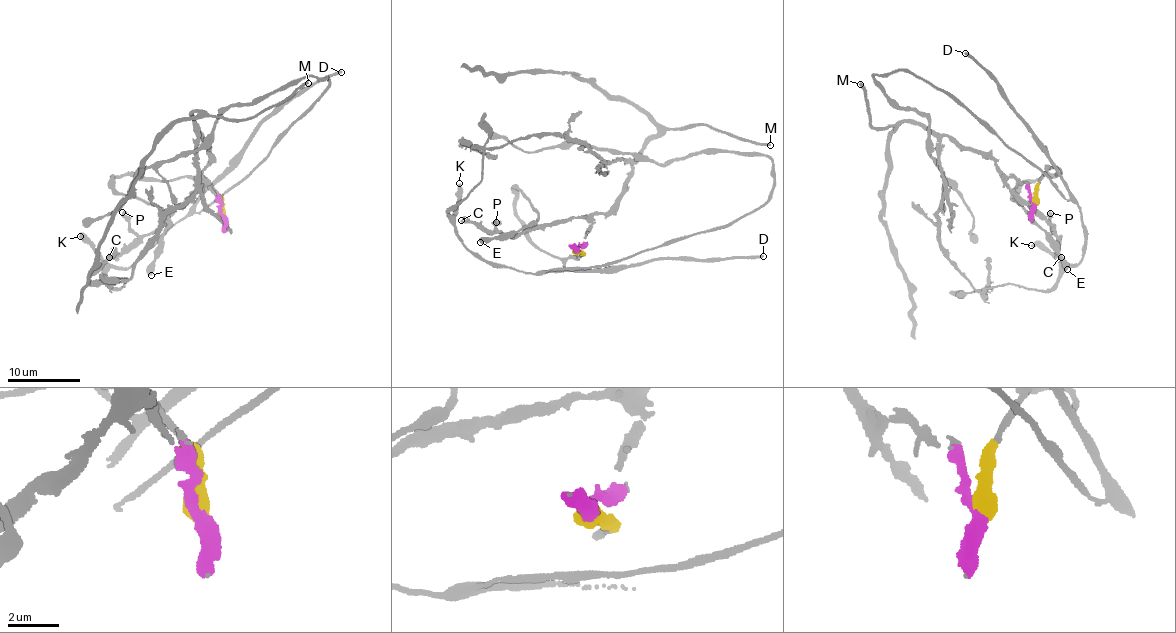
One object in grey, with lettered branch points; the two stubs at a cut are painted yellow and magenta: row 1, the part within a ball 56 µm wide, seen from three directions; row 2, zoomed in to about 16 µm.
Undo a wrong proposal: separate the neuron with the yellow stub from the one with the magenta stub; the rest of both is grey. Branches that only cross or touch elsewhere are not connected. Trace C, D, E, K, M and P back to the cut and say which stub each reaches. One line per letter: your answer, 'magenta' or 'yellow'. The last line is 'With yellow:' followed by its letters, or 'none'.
C: magenta
D: yellow
E: yellow
K: yellow
M: magenta
P: magenta
With yellow: D, E, K

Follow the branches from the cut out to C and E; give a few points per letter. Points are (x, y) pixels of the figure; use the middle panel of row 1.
C: (576, 249), (587, 241), (589, 222), (584, 218), (527, 227), (515, 236), (489, 233), (474, 221), (460, 220)
E: (576, 249), (583, 251), (576, 258), (541, 251), (515, 213), (517, 187), (538, 216), (480, 242)

